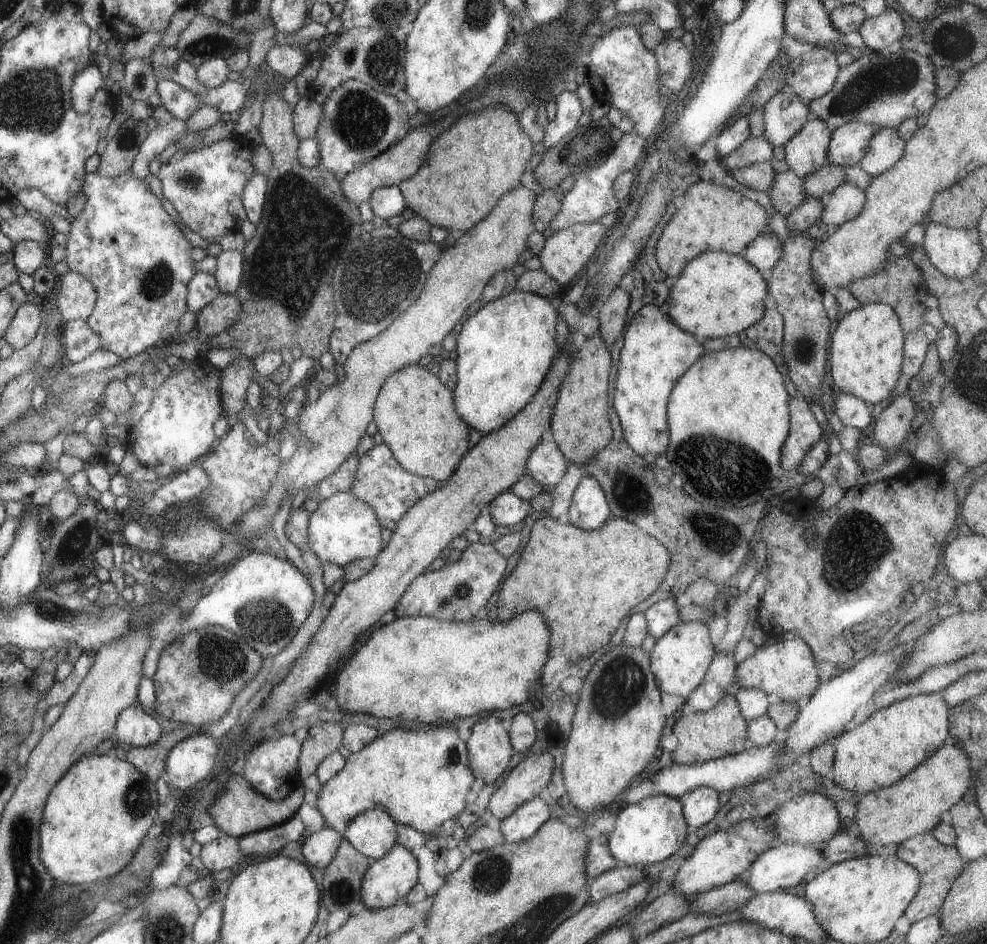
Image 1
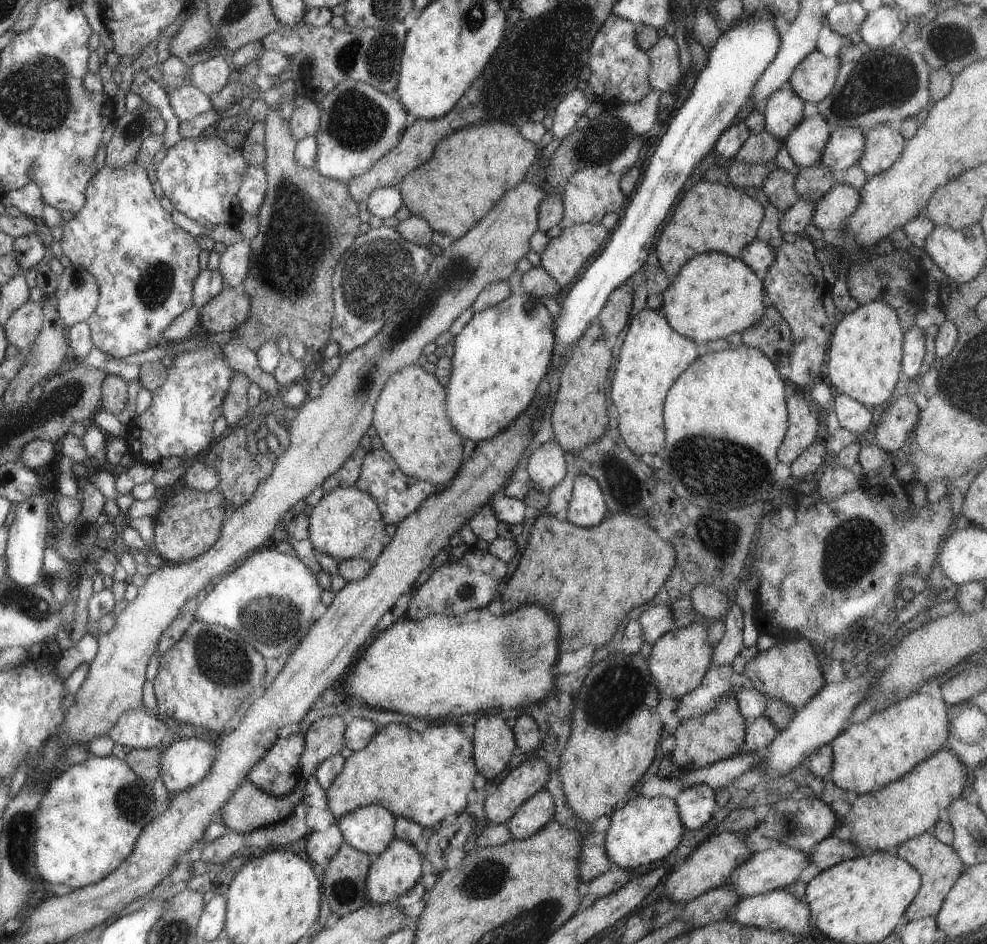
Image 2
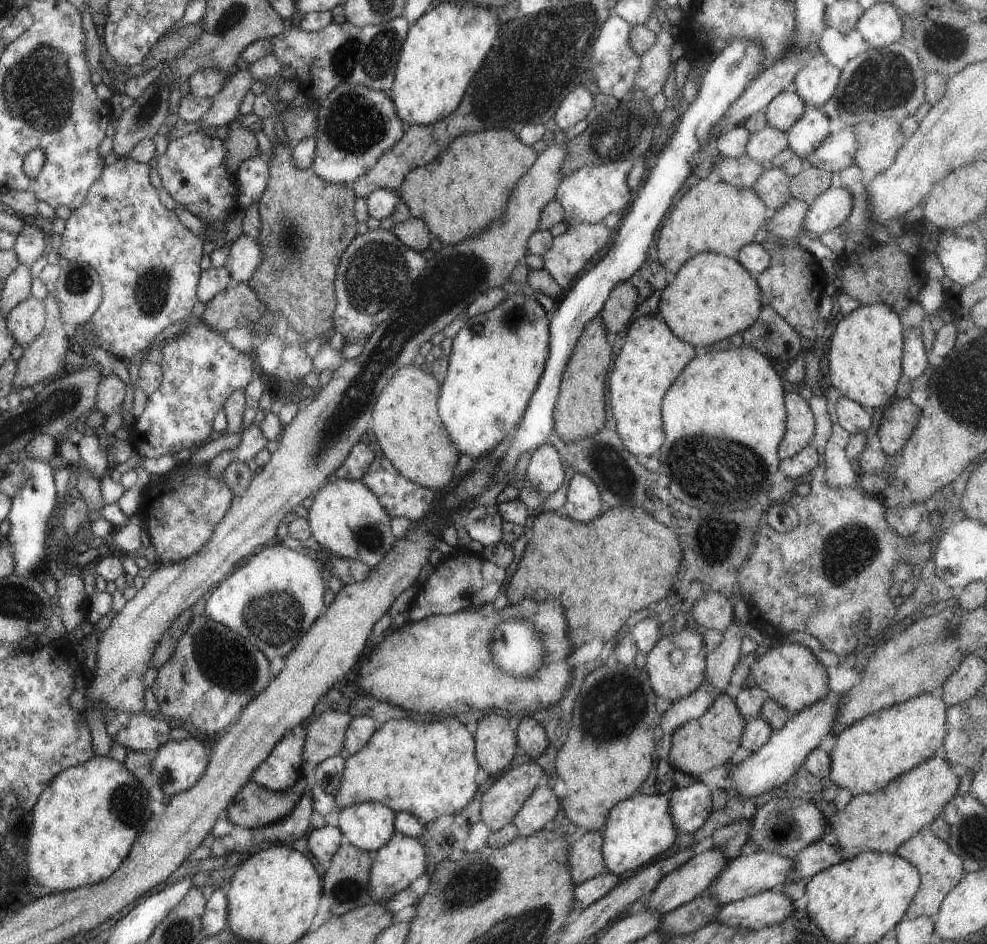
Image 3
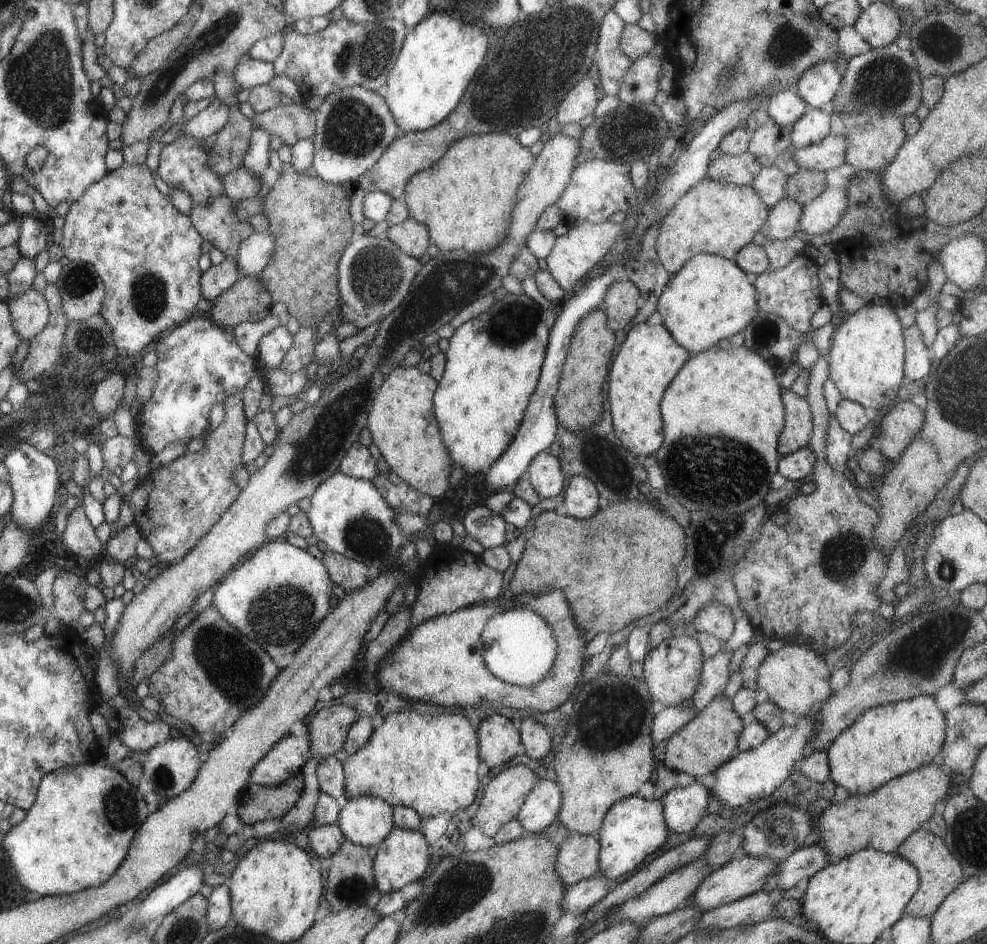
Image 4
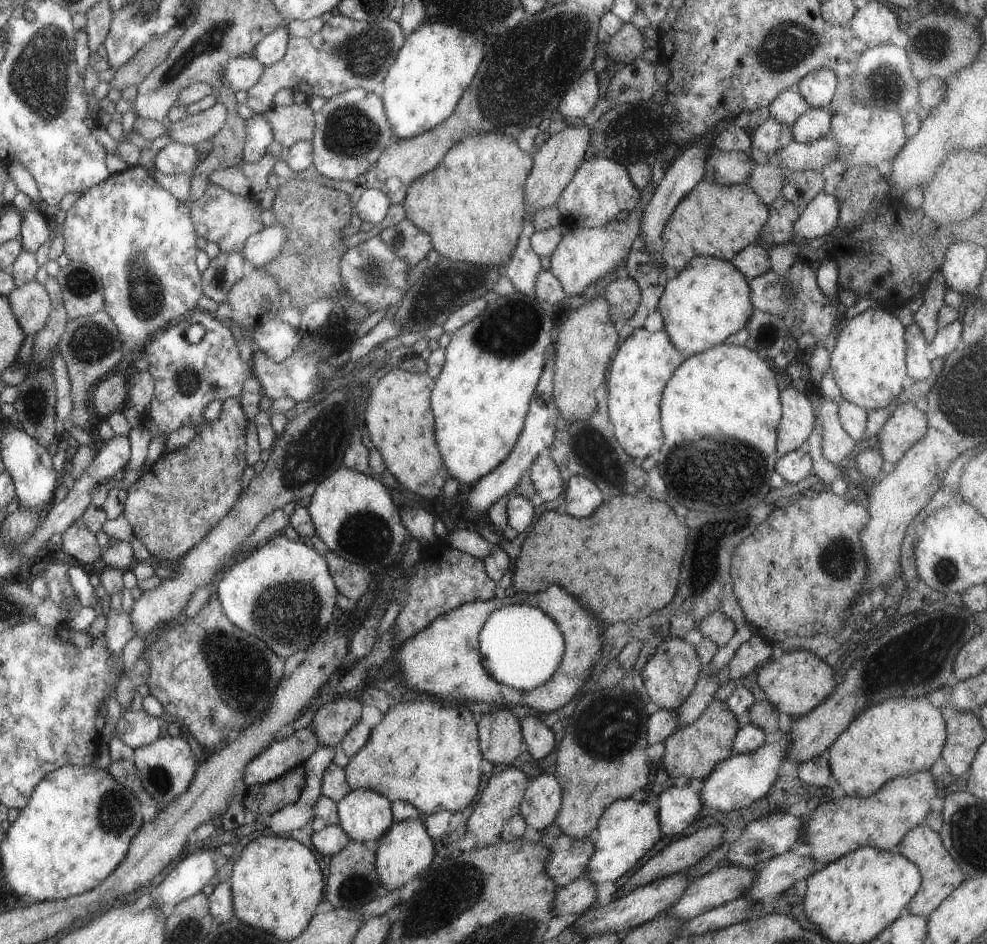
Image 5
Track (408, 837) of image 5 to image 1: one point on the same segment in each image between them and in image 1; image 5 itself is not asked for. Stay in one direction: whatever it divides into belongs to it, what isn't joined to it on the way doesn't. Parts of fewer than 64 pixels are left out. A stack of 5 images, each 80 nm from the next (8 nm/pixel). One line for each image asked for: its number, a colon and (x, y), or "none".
1: (387, 880)
2: (397, 868)
3: (401, 860)
4: (402, 856)

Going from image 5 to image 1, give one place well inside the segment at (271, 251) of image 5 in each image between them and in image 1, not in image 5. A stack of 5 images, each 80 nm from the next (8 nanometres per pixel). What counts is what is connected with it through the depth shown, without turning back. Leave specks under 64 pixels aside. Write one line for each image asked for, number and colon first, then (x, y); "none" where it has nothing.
1: (227, 272)
2: (233, 262)
3: (243, 256)
4: (253, 252)

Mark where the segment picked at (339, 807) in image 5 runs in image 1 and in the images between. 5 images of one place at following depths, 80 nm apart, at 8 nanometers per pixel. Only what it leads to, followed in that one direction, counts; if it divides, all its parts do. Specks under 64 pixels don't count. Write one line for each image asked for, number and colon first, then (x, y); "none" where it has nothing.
1: (372, 833)
2: (370, 829)
3: (367, 825)
4: (363, 820)

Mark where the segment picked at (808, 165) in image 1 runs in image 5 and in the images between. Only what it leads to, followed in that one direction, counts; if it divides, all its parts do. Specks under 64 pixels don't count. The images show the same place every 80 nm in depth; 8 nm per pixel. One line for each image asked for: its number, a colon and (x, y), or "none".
2: (804, 144)
3: (811, 128)
4: (813, 125)
5: (814, 123)

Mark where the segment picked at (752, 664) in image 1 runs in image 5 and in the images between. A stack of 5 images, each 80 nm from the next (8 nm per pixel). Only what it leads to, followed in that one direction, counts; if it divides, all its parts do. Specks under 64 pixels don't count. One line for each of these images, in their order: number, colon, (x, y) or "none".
2: (789, 672)
3: (789, 674)
4: (795, 678)
5: (795, 682)

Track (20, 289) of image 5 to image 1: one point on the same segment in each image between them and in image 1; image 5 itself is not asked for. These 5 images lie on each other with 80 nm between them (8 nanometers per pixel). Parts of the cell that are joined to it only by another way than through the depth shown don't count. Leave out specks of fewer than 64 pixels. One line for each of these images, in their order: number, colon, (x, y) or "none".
1: (21, 329)
2: (21, 328)
3: (25, 320)
4: (28, 313)

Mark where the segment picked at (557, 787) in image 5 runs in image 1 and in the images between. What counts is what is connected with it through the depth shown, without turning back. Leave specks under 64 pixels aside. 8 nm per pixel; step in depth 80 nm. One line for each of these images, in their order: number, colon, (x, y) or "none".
1: (523, 822)
2: (538, 810)
3: (538, 811)
4: (542, 804)

